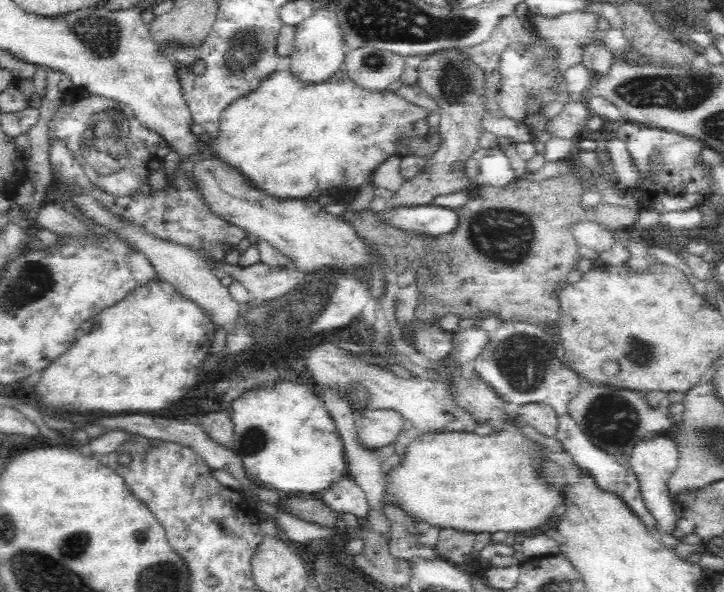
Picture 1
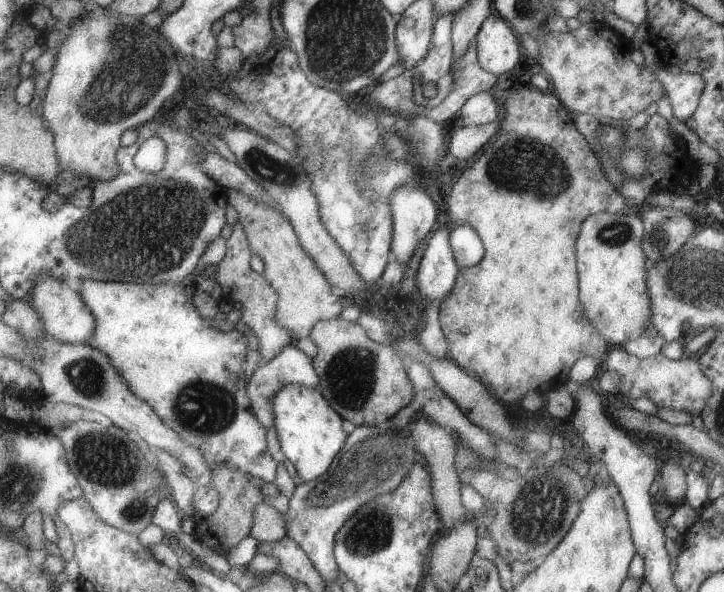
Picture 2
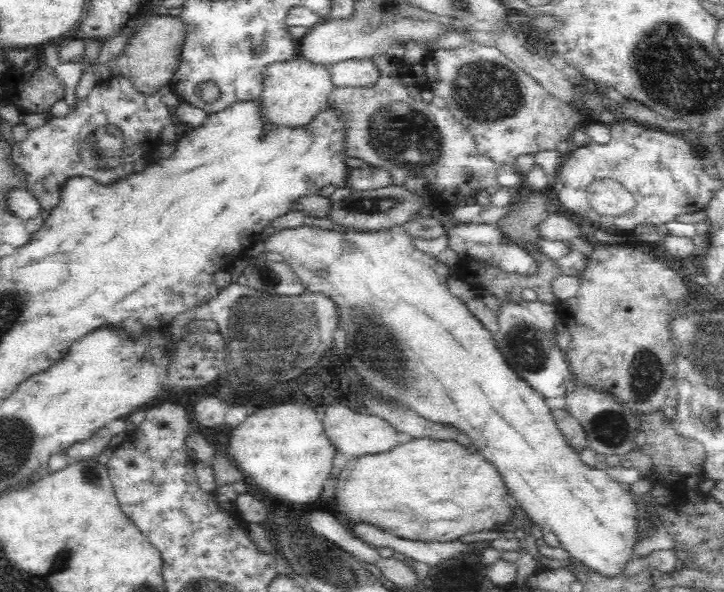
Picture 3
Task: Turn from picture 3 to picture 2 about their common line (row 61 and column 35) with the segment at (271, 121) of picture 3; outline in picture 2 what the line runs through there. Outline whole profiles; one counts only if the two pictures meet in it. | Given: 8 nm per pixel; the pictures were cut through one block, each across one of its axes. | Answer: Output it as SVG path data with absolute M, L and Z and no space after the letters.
M42 274L28 302L39 312L45 331L63 343L85 343L93 339L98 321L87 307L80 292L75 292L65 281Z

